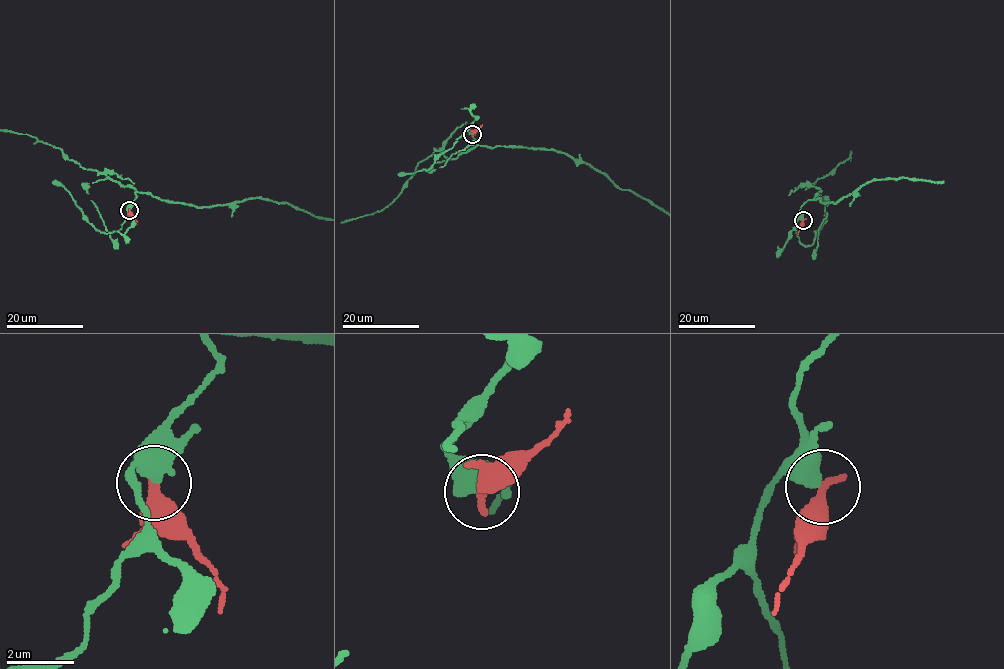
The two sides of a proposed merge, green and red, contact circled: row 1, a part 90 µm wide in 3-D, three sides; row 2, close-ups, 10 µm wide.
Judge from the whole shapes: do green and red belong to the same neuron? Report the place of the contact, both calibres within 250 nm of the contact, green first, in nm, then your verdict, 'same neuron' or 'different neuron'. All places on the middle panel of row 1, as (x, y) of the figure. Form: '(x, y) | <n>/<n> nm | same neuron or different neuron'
(472, 134) | 600/460 nm | different neuron

